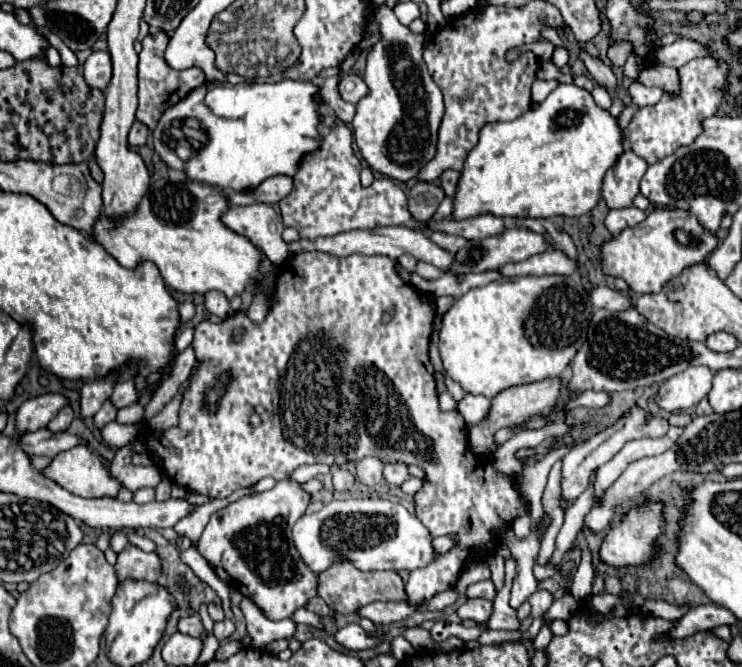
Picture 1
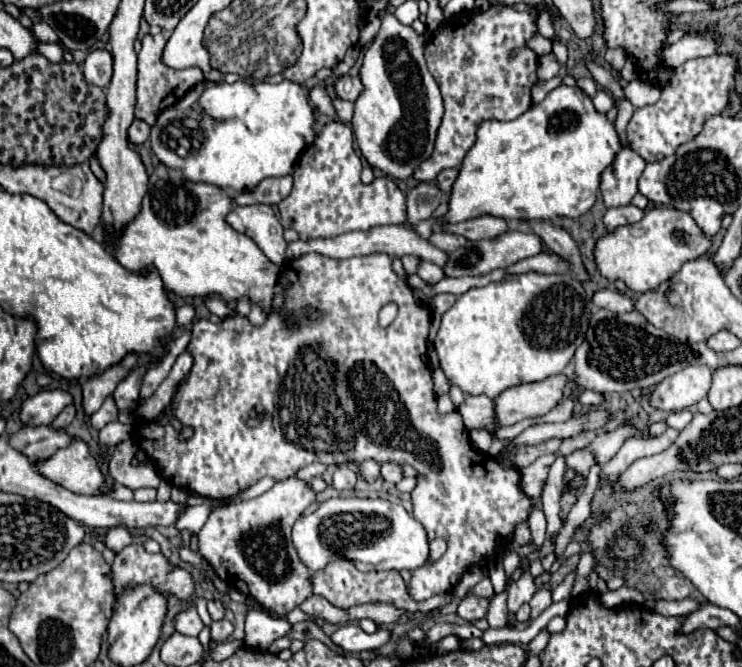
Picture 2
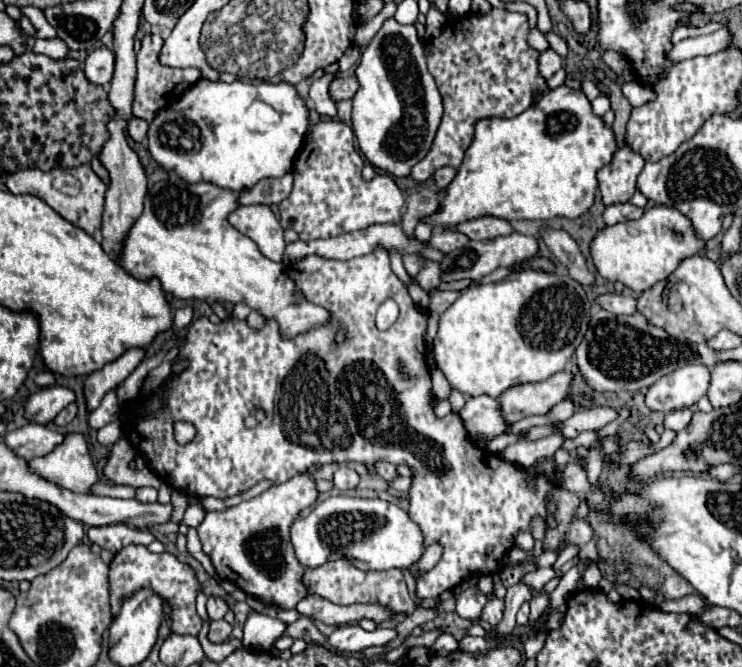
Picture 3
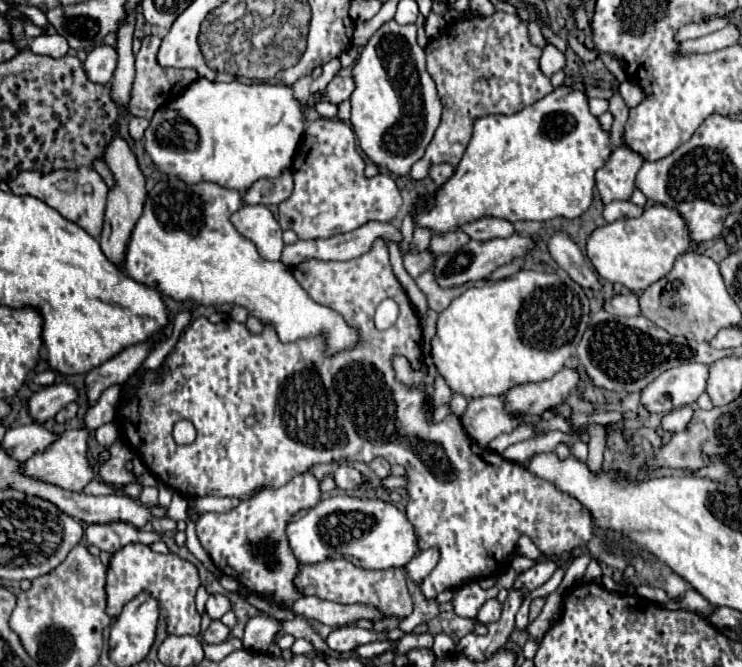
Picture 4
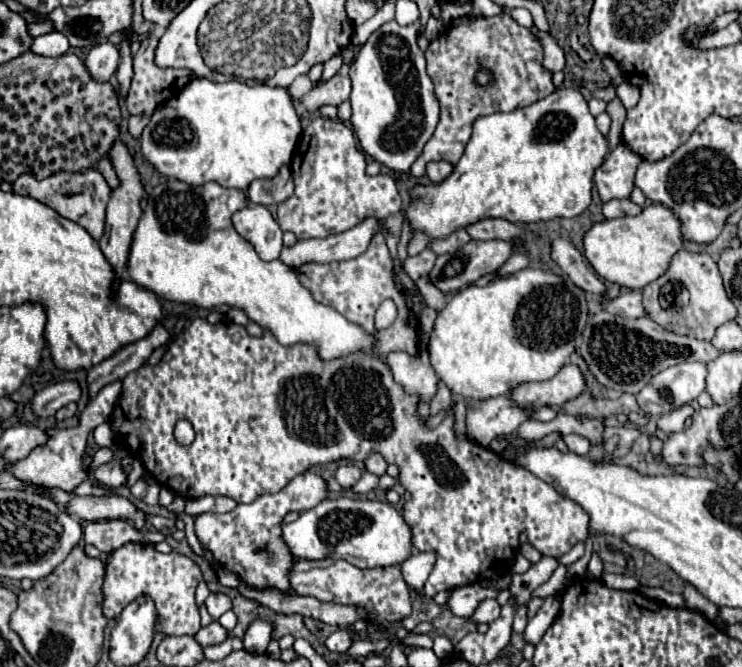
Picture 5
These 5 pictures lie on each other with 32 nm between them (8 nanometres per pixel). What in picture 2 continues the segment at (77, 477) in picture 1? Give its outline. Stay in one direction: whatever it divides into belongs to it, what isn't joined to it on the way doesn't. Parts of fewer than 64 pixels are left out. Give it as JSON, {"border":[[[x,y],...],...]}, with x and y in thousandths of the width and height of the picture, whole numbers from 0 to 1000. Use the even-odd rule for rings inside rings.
{"border":[[[102,657],[97,669],[78,675],[49,702],[65,720],[111,744],[132,744],[154,735],[154,723],[148,723],[135,705],[132,690],[119,678],[108,657]]]}

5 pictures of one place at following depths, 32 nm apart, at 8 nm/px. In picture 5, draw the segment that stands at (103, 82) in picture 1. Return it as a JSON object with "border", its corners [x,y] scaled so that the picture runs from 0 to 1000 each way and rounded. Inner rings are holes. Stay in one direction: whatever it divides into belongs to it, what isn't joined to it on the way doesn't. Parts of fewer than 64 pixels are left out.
{"border":[[[148,63],[127,69],[113,90],[121,114],[127,120],[135,120],[135,123],[146,123],[154,114],[156,102],[159,102],[159,93],[162,93],[159,72]]]}

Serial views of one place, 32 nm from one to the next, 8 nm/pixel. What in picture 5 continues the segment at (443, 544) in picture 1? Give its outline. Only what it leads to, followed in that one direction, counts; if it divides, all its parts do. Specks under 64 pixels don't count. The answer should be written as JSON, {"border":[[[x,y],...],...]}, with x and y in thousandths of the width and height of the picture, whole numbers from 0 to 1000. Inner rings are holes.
{"border":[[[561,828],[539,849],[539,855],[550,879],[569,885],[585,846],[588,846],[588,828]]]}

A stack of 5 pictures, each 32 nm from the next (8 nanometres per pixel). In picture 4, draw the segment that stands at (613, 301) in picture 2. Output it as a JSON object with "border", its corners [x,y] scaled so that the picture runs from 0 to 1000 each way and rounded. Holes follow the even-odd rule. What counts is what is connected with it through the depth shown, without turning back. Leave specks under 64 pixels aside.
{"border":[[[830,441],[822,450],[814,453],[814,465],[830,471],[830,474],[857,474],[863,471],[860,462],[860,444],[857,441]]]}

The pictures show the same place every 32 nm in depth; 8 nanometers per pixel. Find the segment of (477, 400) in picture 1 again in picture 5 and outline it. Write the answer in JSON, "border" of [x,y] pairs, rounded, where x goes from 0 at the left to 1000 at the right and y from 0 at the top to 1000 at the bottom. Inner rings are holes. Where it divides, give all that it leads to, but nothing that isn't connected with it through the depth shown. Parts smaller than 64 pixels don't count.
{"border":[[[685,594],[655,597],[636,603],[628,618],[628,651],[636,663],[655,672],[674,648],[693,648],[712,627],[739,633],[749,624],[744,612],[728,612],[722,618],[706,618]]]}

